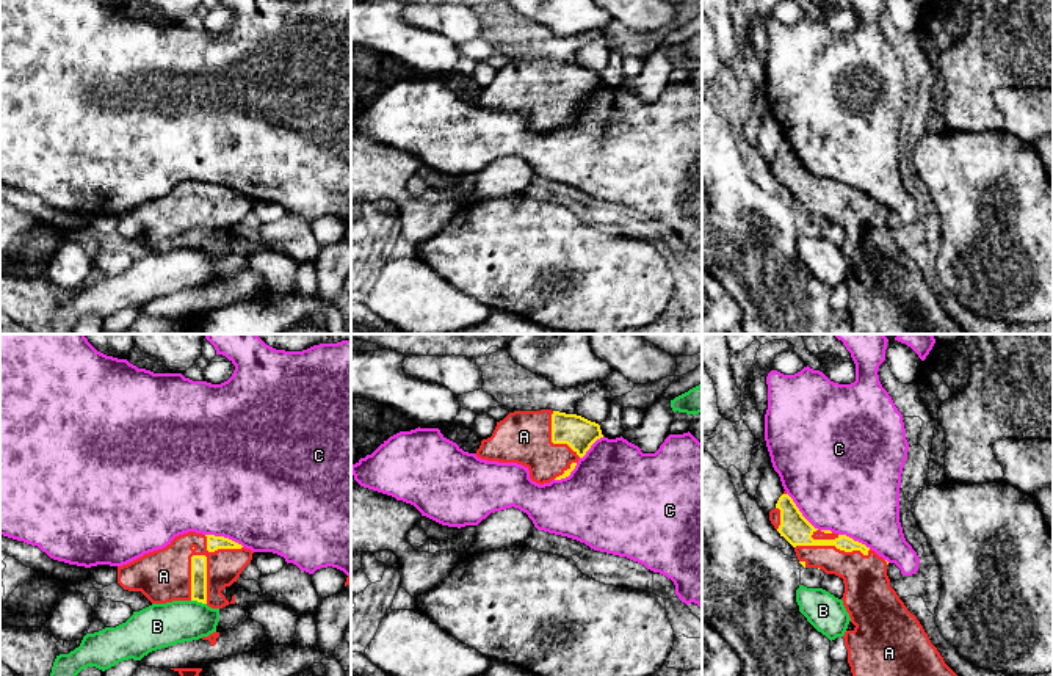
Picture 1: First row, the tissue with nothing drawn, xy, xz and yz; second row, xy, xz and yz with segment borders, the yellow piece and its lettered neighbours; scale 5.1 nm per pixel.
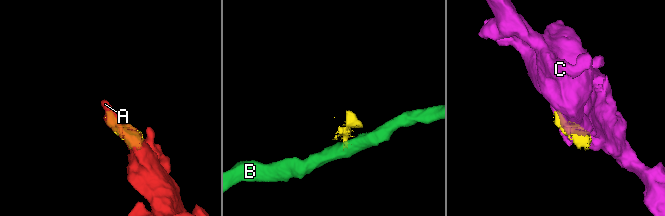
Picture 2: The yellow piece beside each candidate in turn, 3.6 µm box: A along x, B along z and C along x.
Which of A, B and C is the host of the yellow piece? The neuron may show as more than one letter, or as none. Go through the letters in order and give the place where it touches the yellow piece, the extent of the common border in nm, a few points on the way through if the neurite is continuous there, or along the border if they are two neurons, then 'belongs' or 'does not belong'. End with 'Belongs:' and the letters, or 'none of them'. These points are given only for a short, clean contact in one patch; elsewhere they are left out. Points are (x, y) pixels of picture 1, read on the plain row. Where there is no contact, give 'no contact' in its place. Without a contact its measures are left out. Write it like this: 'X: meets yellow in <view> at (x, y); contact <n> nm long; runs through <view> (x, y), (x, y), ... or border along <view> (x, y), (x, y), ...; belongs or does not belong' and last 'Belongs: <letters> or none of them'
A: meets yellow in xy at (206, 223); contact 260 nm long; belongs
B: meets yellow in xy at (199, 250); contact 80 nm long; border along xy (191, 248), (206, 253); does not belong
C: meets yellow in xy at (223, 185); contact 220 nm long; does not belong
Belongs: A

